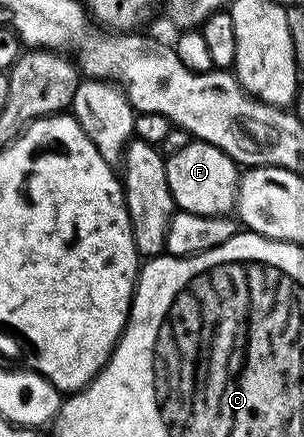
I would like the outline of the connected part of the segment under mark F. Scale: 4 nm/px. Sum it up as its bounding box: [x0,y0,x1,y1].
[165,139,239,217]

